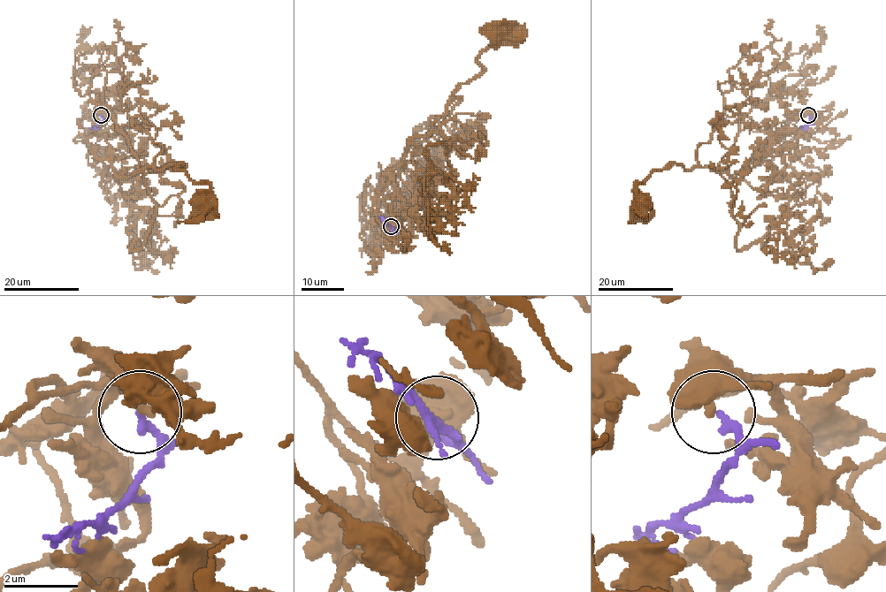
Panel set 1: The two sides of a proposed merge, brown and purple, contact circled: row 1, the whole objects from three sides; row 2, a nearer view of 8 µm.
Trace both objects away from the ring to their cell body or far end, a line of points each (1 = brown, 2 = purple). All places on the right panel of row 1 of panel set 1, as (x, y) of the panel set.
1: (809, 116), (826, 118), (821, 129), (785, 140), (731, 178), (709, 167), (654, 170), (637, 185), (643, 201)
2: (809, 116), (811, 121), (800, 127)

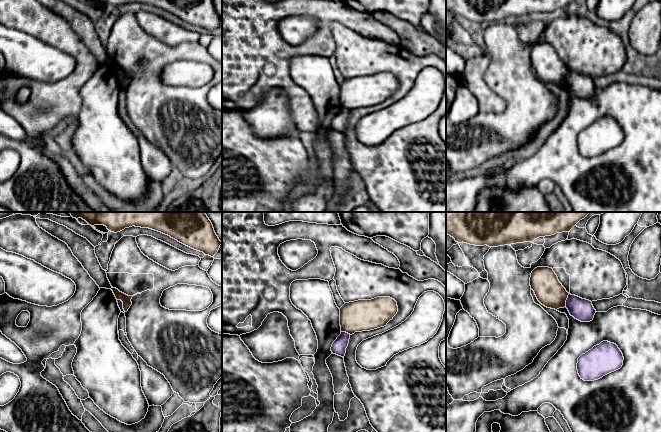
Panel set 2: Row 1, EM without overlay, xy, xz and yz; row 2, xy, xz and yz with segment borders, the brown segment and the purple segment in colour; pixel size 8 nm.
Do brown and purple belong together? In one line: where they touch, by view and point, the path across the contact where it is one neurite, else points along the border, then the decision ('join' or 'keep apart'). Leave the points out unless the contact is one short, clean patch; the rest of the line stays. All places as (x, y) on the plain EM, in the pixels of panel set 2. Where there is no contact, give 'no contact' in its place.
meets brown in yz at (566, 75); border along yz (569, 69), (565, 82); keep apart

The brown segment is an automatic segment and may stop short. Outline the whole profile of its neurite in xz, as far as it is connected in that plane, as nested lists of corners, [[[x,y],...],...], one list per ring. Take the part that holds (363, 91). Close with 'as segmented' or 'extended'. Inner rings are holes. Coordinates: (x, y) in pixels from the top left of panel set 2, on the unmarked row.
[[[390,73],[345,79],[340,84],[341,108],[352,111],[384,103],[397,88],[397,78]]]; as segmented

